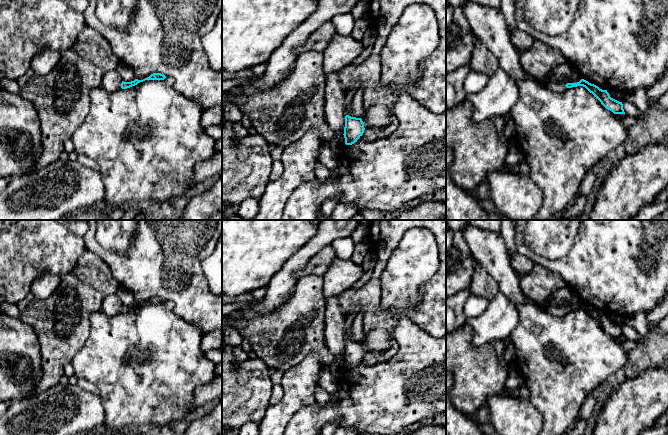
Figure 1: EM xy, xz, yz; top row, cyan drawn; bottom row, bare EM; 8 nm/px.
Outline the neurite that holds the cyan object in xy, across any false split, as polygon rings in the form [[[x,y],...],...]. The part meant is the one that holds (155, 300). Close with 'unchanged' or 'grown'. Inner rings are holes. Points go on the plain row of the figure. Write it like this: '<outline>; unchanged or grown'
[[[153,297],[149,301],[147,301],[147,302],[145,302],[143,304],[135,303],[134,305],[131,305],[131,306],[124,306],[124,305],[122,305],[121,312],[122,313],[127,313],[127,312],[135,310],[138,307],[143,306],[145,304],[164,304],[165,302],[166,302],[166,300],[161,298],[161,297]]]; unchanged

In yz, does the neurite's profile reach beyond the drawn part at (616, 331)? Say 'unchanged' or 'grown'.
unchanged

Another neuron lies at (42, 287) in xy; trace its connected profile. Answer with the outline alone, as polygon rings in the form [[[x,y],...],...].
[[[44,274],[31,284],[30,292],[36,299],[47,299],[57,288],[62,277],[53,274]]]

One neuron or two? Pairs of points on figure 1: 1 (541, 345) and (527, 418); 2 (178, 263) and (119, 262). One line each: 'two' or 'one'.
1: two
2: one

